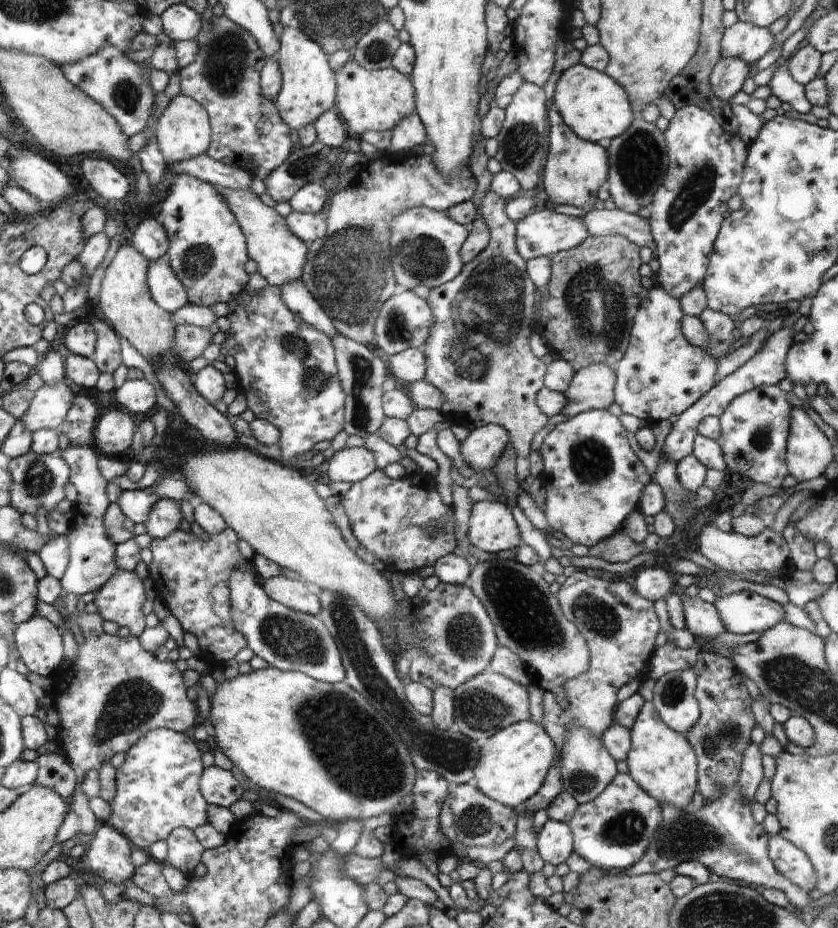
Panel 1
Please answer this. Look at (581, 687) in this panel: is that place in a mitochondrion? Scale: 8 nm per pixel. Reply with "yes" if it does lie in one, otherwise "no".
no

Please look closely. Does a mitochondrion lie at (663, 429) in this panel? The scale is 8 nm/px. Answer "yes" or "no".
no

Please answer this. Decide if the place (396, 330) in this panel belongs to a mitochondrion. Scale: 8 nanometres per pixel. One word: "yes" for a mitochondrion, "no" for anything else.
yes

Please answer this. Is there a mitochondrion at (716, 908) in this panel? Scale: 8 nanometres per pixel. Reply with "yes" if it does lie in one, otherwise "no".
yes

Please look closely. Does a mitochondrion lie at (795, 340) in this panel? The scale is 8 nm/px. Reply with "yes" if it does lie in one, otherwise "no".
no

